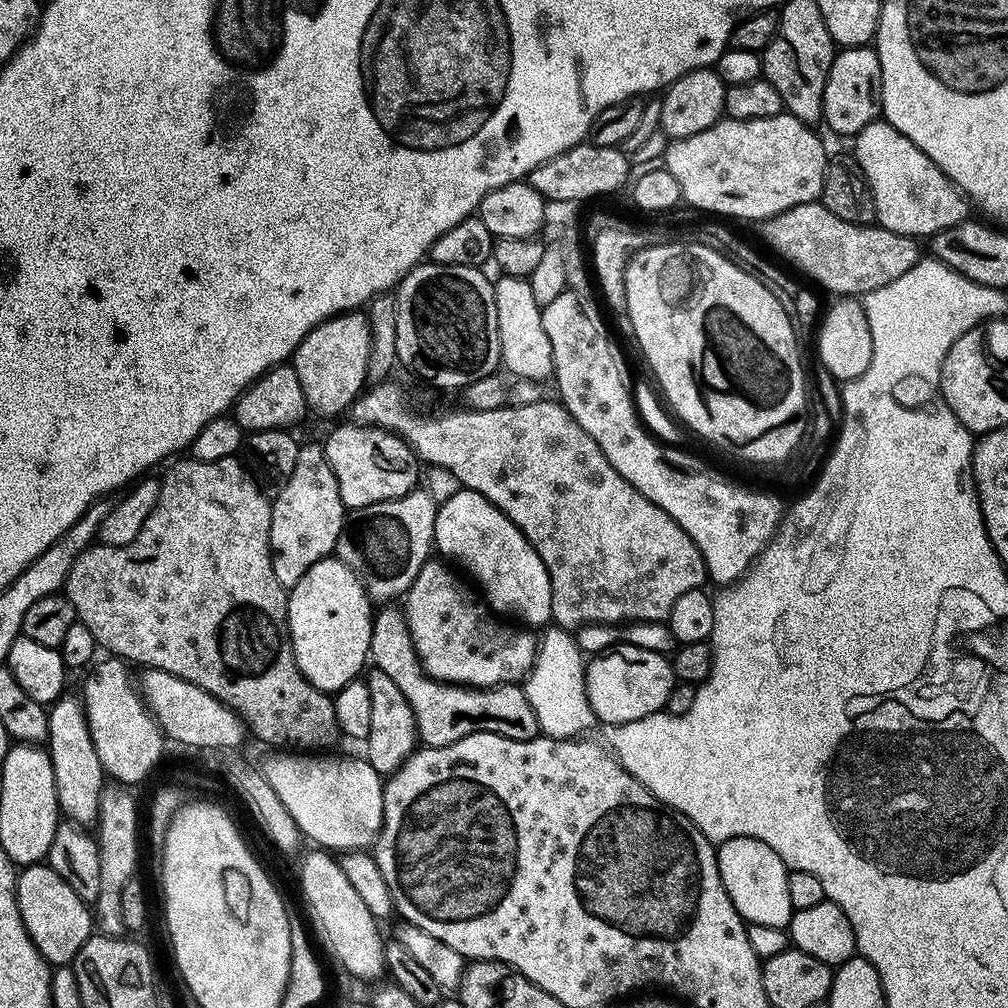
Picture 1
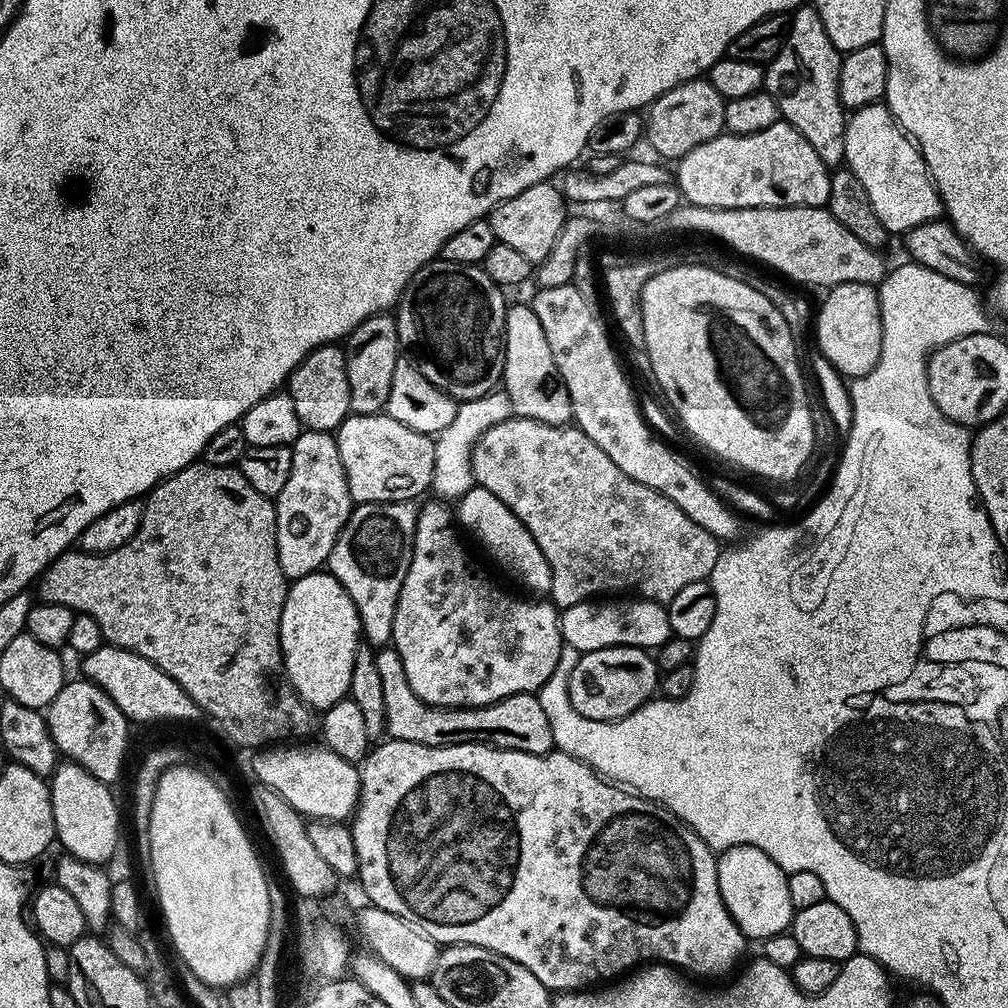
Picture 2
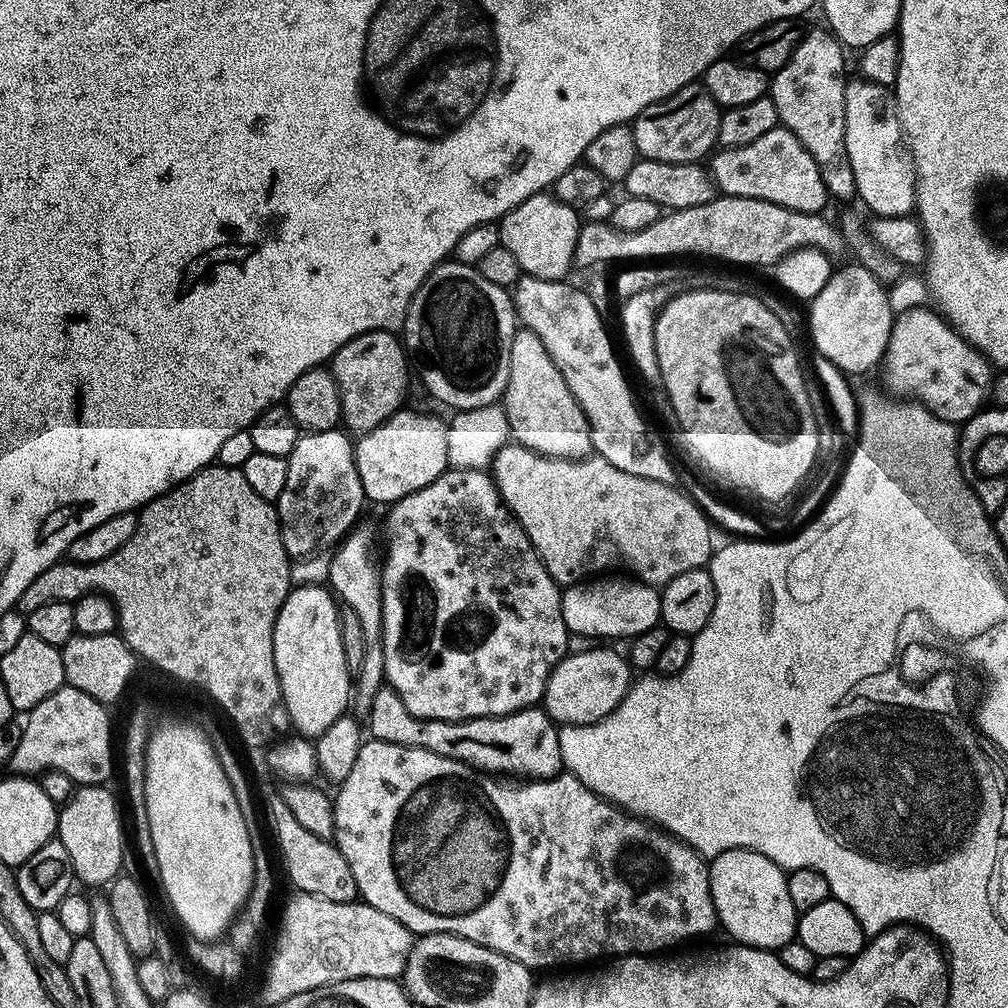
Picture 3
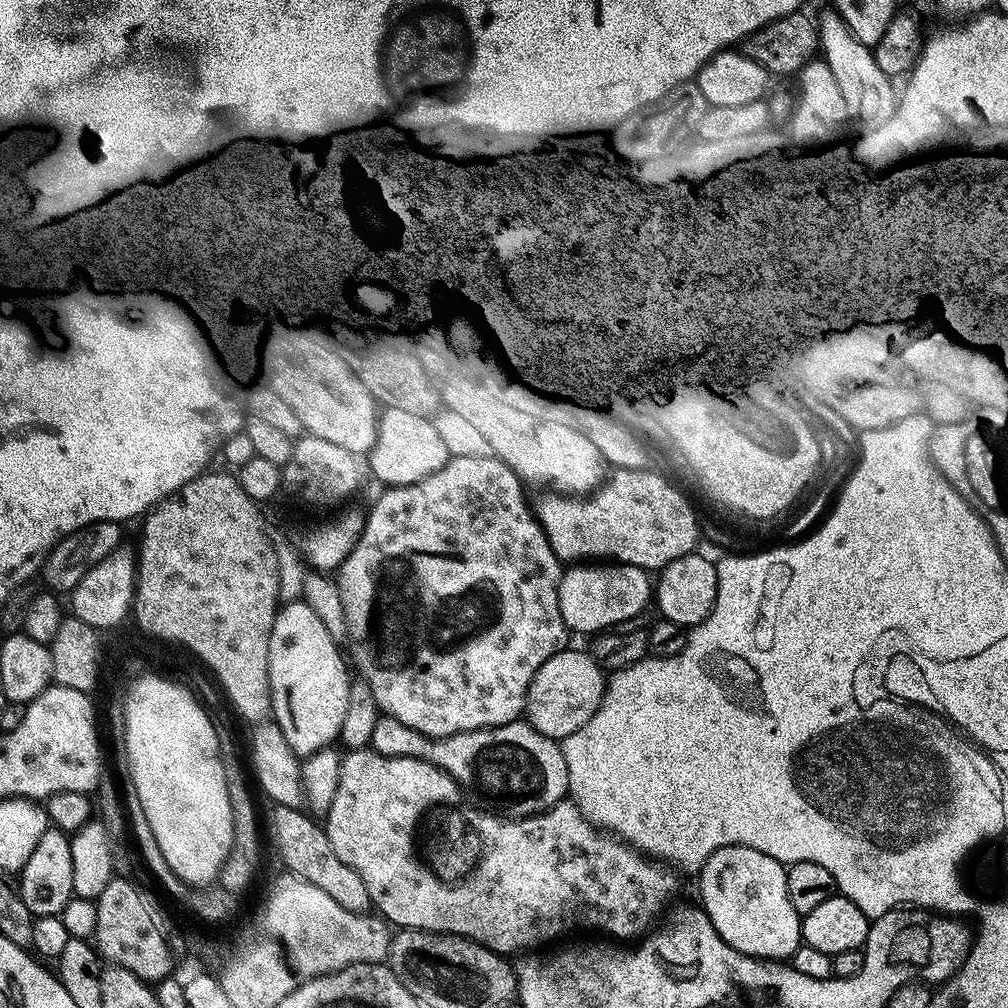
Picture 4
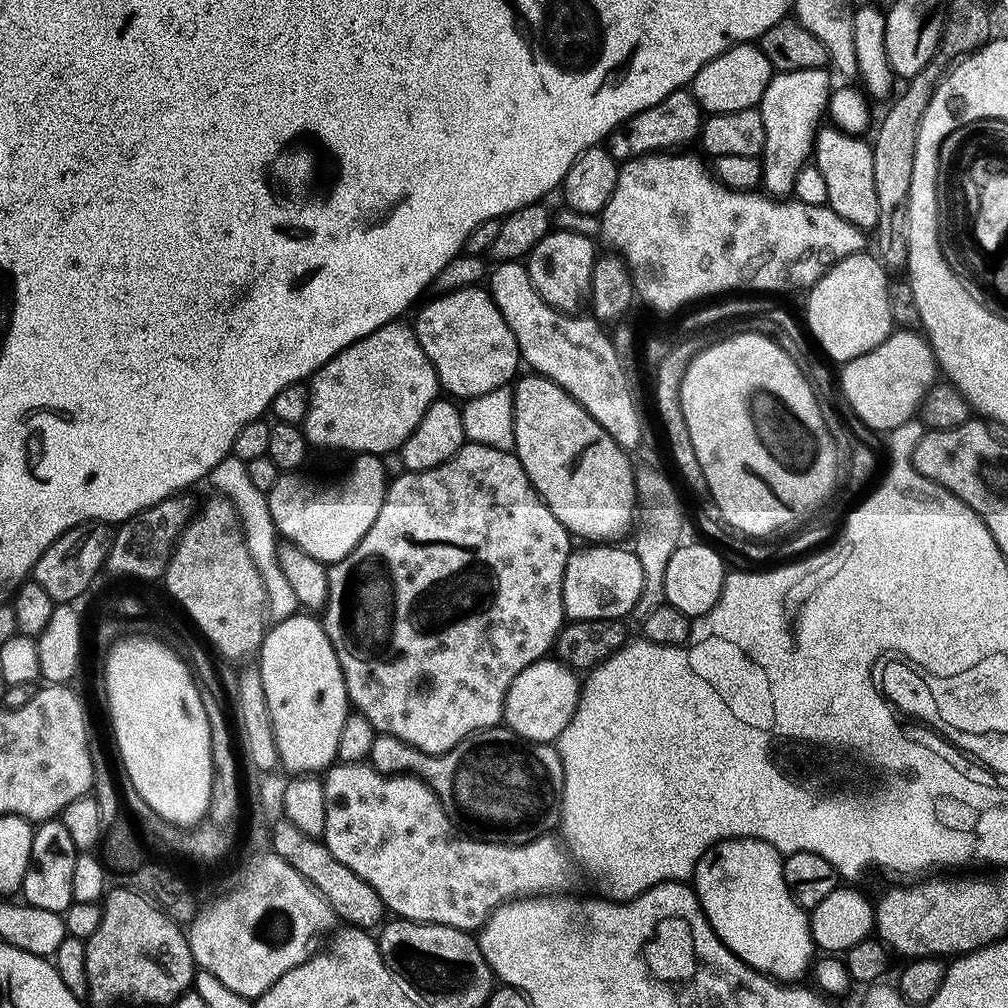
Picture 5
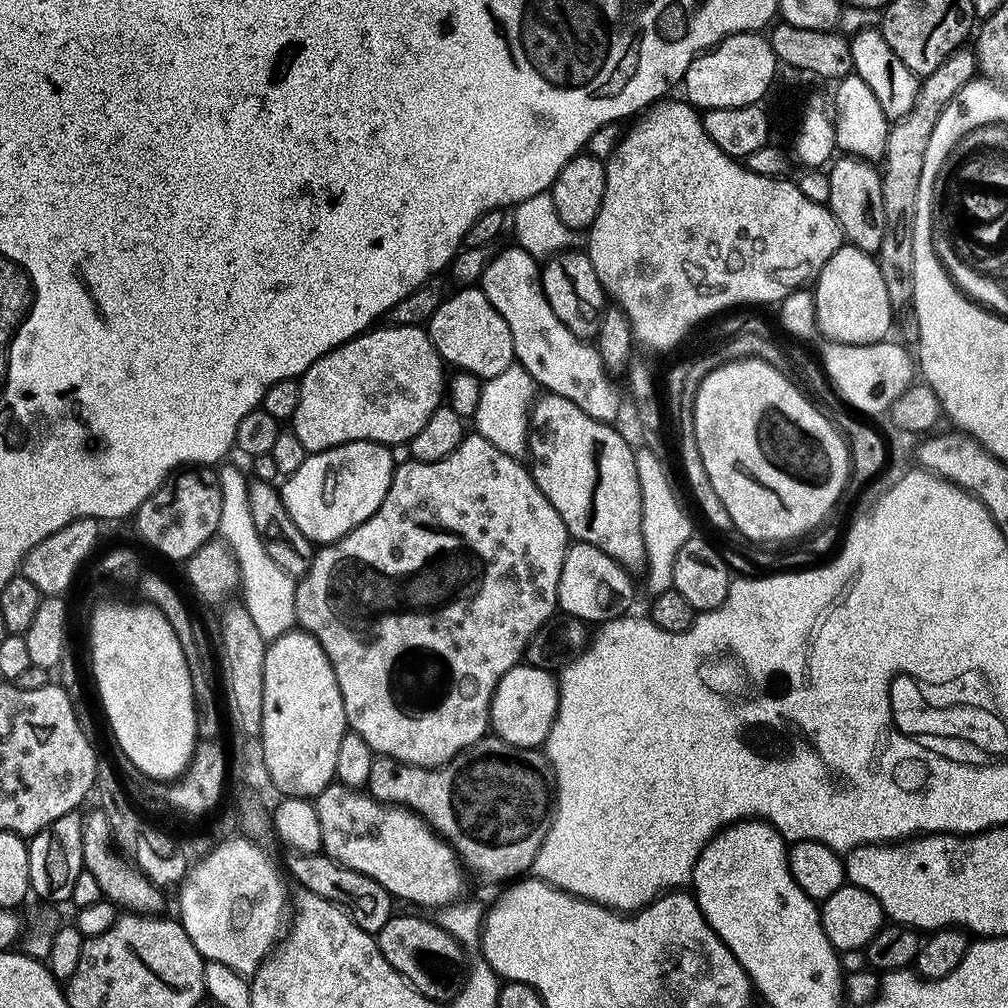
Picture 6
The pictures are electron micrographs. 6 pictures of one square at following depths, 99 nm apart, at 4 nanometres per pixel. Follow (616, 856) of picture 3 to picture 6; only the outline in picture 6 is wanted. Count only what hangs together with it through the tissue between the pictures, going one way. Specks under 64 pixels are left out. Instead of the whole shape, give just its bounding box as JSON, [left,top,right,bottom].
[314,782,466,910]

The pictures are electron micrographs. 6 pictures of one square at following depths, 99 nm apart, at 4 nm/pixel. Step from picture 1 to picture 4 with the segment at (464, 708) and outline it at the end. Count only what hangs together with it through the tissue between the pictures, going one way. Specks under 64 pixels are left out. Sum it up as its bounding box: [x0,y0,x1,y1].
[370,715,569,818]

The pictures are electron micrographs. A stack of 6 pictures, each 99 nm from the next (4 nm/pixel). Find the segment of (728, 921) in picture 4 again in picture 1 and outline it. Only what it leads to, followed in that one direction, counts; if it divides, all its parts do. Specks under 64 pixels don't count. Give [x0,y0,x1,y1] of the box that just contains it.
[716,836,794,928]

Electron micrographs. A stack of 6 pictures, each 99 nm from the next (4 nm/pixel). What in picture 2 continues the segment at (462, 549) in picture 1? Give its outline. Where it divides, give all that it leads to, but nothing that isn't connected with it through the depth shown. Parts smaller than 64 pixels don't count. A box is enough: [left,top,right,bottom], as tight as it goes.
[454,486,552,593]

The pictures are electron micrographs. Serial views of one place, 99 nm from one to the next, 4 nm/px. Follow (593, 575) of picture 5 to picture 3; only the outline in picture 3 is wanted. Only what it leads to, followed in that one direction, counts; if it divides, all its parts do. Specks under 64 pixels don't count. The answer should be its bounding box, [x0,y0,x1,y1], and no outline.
[562,578,660,636]

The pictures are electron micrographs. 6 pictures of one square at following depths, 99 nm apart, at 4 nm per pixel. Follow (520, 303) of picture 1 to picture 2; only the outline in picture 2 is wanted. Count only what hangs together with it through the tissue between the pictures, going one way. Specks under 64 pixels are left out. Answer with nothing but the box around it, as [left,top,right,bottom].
[503,303,573,425]

